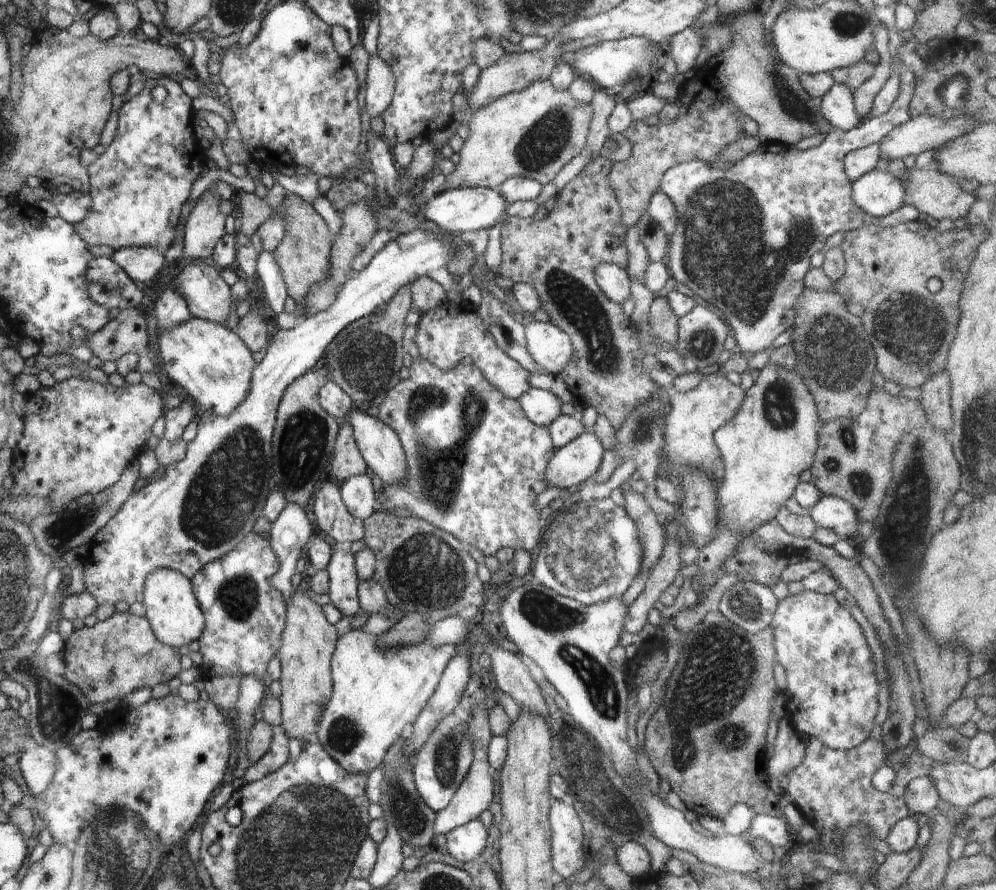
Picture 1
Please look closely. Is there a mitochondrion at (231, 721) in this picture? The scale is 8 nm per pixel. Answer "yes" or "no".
no

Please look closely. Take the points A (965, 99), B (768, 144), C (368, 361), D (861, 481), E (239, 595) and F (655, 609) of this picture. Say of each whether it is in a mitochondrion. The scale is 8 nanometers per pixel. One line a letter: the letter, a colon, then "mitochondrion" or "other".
A: mitochondrion
B: other
C: mitochondrion
D: mitochondrion
E: mitochondrion
F: other

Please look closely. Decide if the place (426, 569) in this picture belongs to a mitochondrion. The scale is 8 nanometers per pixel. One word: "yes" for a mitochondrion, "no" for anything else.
yes

